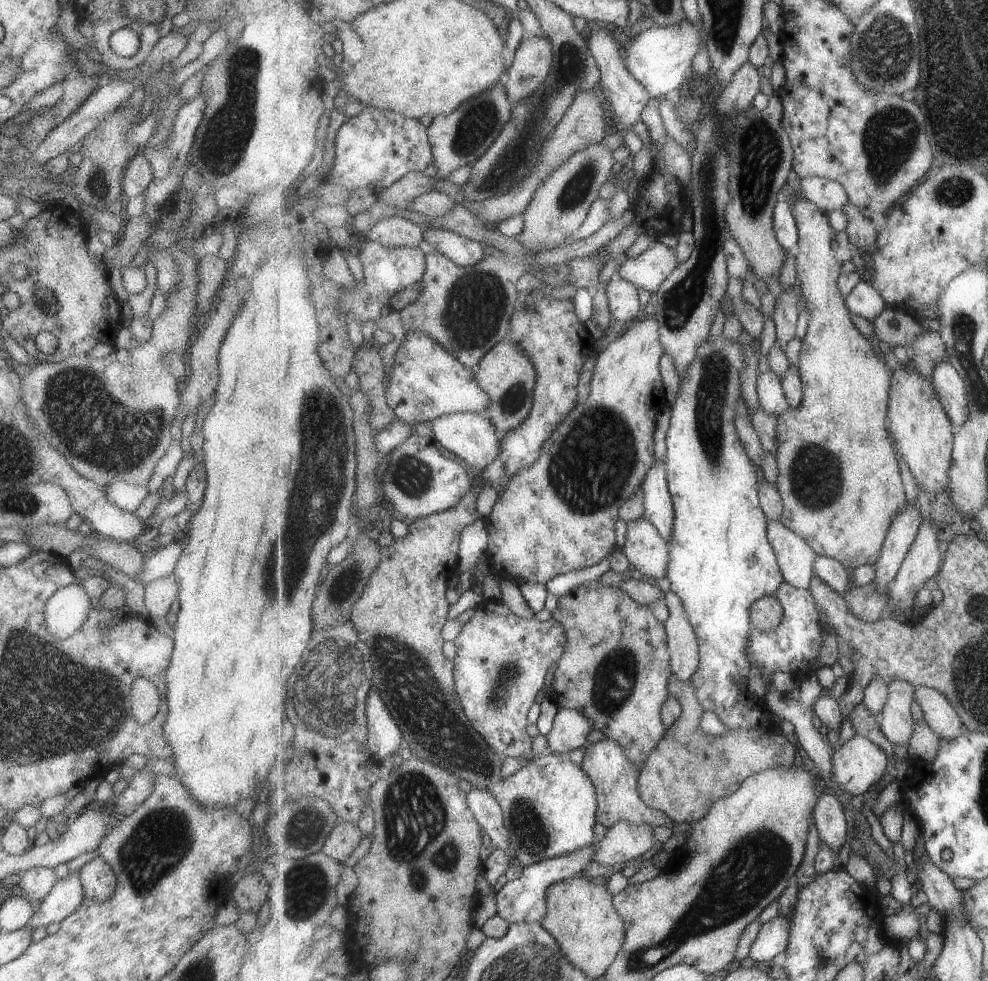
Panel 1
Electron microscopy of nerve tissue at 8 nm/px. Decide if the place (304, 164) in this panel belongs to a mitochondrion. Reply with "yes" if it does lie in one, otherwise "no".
no

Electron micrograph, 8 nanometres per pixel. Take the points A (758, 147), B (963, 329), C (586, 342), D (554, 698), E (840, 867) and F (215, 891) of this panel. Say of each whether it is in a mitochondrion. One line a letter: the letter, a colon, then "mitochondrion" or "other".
A: mitochondrion
B: mitochondrion
C: other
D: other
E: other
F: other

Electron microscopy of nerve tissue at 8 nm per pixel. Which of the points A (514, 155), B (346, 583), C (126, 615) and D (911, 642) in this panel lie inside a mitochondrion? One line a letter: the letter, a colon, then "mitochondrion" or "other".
A: mitochondrion
B: mitochondrion
C: other
D: other

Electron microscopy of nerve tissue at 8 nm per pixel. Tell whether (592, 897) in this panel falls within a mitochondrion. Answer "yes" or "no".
no

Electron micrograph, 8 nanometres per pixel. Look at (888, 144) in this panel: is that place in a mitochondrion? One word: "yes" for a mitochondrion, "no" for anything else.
yes

